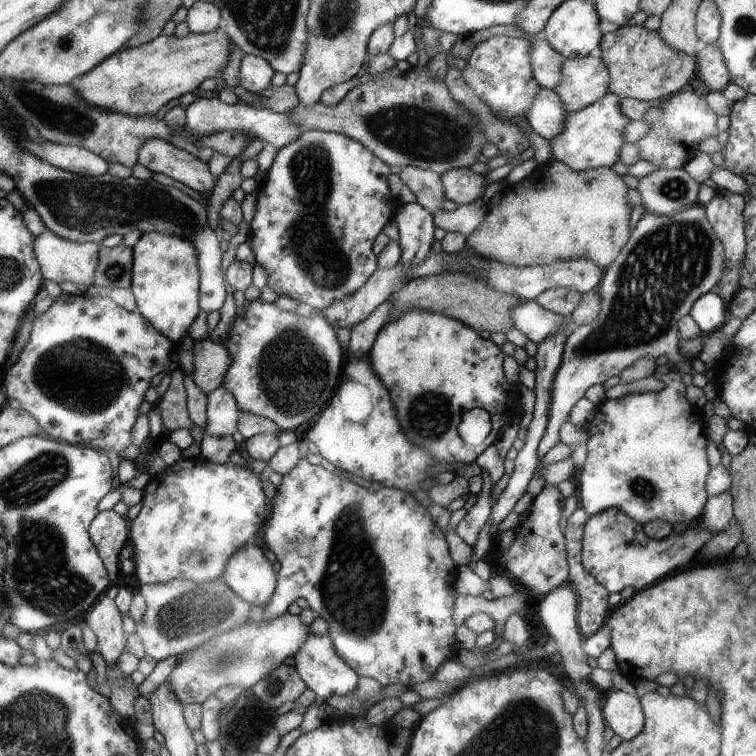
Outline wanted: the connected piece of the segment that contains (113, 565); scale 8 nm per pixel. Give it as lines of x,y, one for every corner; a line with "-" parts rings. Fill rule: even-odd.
112,509
106,510
96,516
89,532
103,564
107,566
108,573
116,576
121,570
121,564
118,564
118,554
128,540
126,520
122,516
118,516

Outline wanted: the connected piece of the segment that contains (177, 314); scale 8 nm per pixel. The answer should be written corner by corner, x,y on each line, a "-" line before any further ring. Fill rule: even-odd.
152,232
142,234
134,249
134,269
131,272
131,292
137,312
146,318
172,343
179,344
189,334
194,320
202,311
199,308
198,253
186,238

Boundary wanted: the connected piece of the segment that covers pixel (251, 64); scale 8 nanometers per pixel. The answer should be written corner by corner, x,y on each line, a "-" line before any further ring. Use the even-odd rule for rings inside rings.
245,55
239,71
239,86
253,93
262,93
270,87
275,68
262,58

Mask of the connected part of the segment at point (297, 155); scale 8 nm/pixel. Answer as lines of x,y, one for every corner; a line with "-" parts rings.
311,129
303,131
301,138
288,144
279,150
272,167
267,171
267,176
257,194
257,208
252,221
249,223
252,231
250,243
256,257
256,264
260,265
268,273
268,285
276,291
278,297
288,296
301,304
310,305
315,310
328,307
334,300
341,300
352,295
357,289
363,287
376,272
376,254
372,246
374,240
382,232
382,226
394,218
394,212
398,212
399,202
392,196
386,178
390,174
390,165
385,164
376,157
371,150
359,141
339,133

